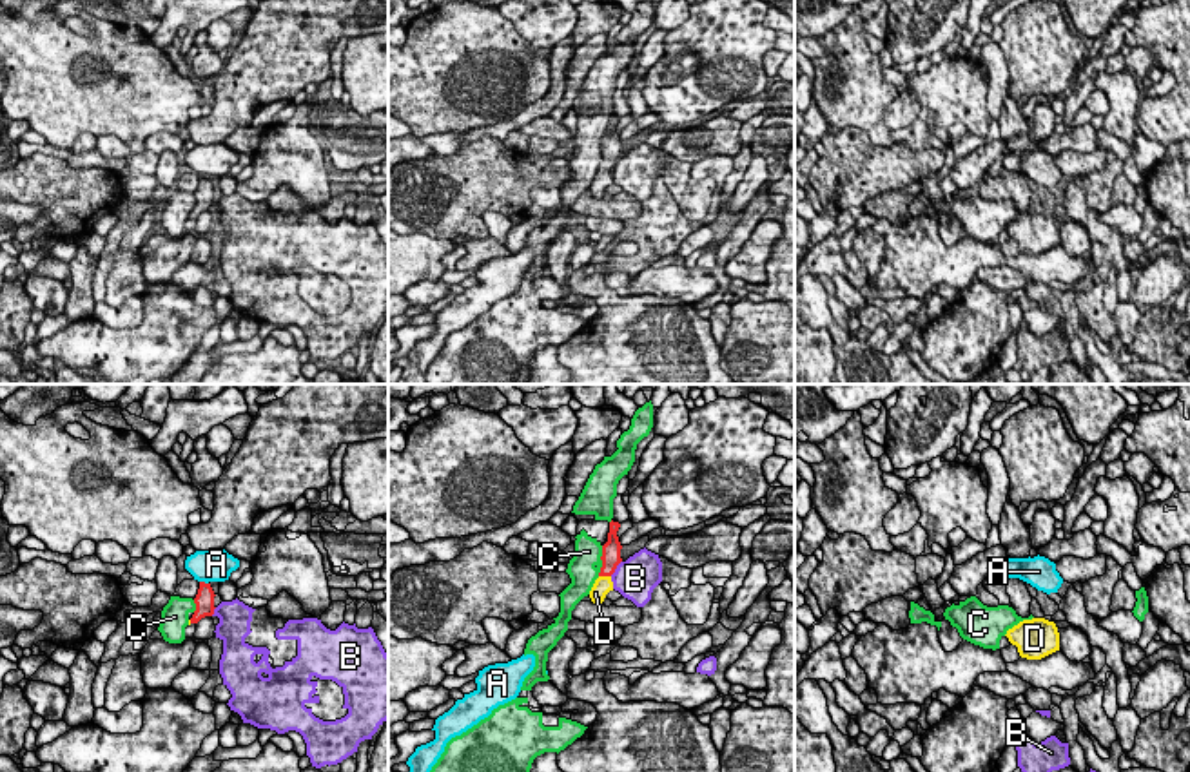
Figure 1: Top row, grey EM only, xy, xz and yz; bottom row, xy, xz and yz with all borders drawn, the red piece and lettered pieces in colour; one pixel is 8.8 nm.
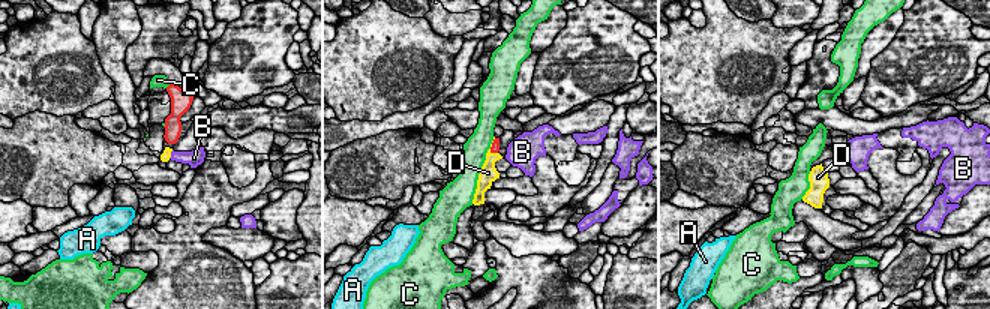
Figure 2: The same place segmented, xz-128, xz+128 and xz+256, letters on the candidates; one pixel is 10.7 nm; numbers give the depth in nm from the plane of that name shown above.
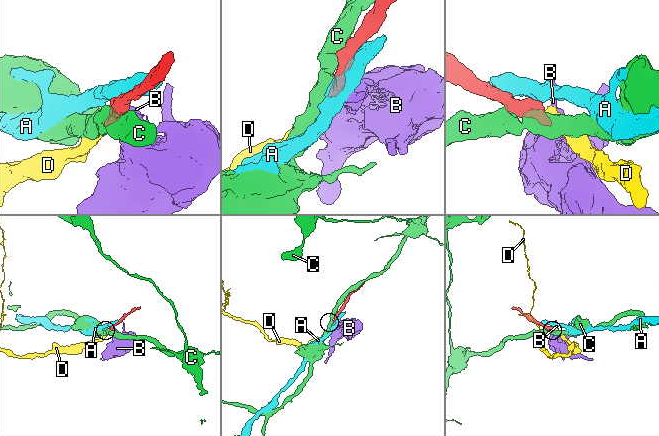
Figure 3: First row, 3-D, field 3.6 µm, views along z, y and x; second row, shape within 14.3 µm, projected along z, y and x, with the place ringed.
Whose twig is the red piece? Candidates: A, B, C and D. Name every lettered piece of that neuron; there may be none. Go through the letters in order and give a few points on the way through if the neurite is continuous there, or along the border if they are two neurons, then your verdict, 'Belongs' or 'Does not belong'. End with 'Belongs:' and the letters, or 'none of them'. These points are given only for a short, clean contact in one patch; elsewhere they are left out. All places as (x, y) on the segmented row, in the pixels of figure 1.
A: Does not belong
B: Boundary: xz (621, 560), (610, 575). Does not belong
C: Does not belong
D: Path across: xz (610, 557), (604, 575), (603, 584). Belongs
Belongs: D

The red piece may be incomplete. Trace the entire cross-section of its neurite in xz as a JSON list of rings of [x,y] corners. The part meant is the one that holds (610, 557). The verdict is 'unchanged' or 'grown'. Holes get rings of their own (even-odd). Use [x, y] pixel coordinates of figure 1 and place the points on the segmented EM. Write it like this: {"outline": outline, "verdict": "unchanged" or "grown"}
{"outline": [[[610,522],[610,533],[608,533],[608,542],[602,545],[602,567],[599,573],[599,578],[595,580],[590,598],[593,603],[600,605],[610,591],[613,591],[613,582],[611,574],[615,573],[617,565],[622,562],[620,558],[620,542],[617,536],[620,524],[619,522]]], "verdict": "grown"}

